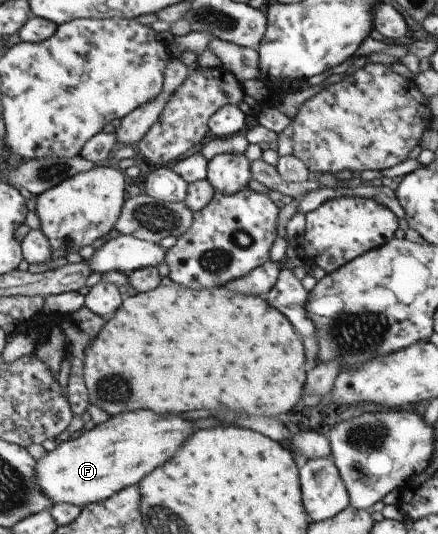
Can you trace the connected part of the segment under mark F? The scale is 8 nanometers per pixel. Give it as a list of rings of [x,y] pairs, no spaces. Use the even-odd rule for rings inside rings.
[[[154,411],[125,412],[90,431],[82,430],[36,461],[38,483],[52,501],[47,509],[62,503],[84,507],[104,502],[128,487],[138,486],[152,471],[175,458],[192,433],[192,421],[180,415],[156,415]]]

